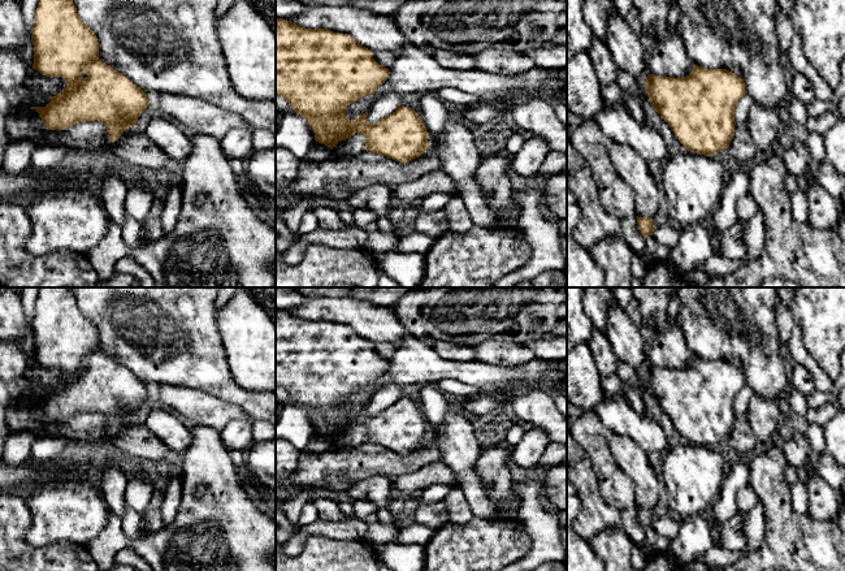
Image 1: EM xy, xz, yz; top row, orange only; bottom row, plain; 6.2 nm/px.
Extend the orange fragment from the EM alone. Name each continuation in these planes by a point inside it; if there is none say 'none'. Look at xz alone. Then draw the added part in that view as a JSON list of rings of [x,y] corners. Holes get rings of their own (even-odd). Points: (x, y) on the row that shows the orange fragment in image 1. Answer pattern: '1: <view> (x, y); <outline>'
none

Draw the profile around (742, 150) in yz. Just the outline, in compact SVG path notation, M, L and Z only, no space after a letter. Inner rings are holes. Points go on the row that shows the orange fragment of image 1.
M745 122L734 125L734 135L728 147L731 156L741 165L750 166L757 159L757 147Z

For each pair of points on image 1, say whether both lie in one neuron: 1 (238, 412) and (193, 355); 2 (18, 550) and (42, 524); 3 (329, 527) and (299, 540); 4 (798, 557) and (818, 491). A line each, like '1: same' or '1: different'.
1: different
2: different
3: same
4: different

